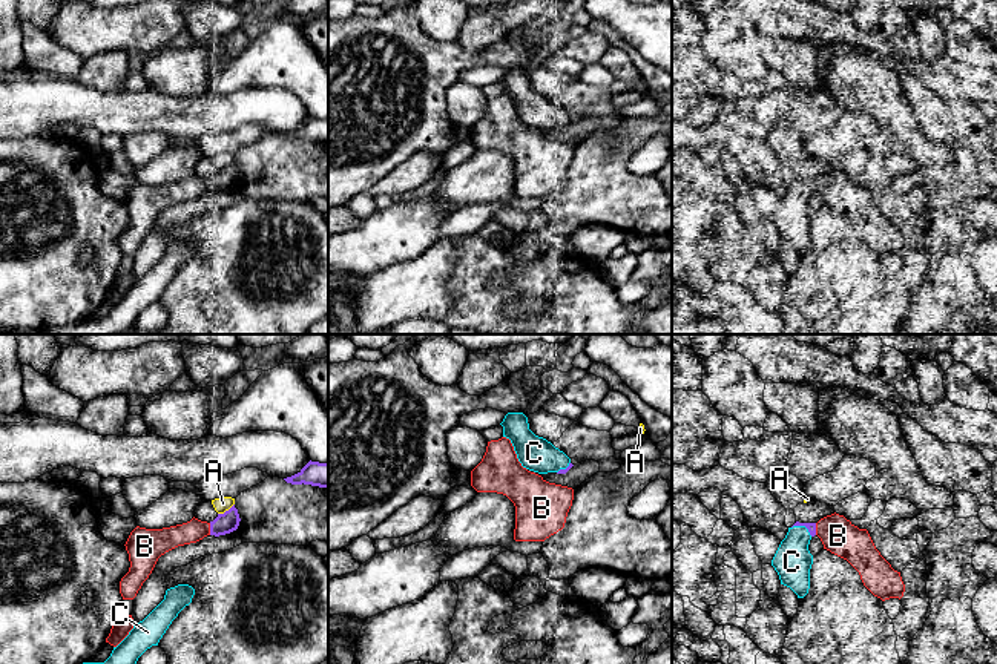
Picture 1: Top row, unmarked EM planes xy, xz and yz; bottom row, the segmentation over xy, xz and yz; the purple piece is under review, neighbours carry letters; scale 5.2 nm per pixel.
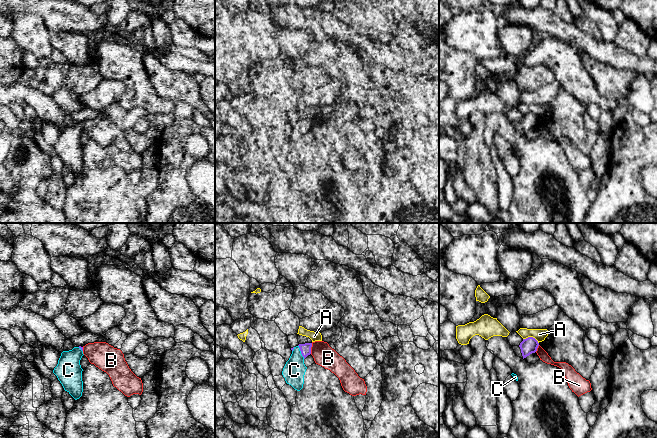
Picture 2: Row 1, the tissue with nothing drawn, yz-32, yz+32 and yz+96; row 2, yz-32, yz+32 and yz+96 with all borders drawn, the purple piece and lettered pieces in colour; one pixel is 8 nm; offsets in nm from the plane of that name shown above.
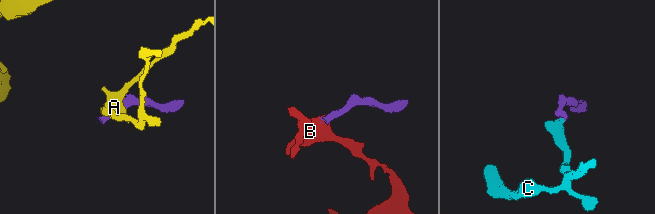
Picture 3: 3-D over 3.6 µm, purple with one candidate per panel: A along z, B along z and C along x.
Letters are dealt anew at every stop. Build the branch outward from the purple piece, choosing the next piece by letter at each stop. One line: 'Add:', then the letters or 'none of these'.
Add: C

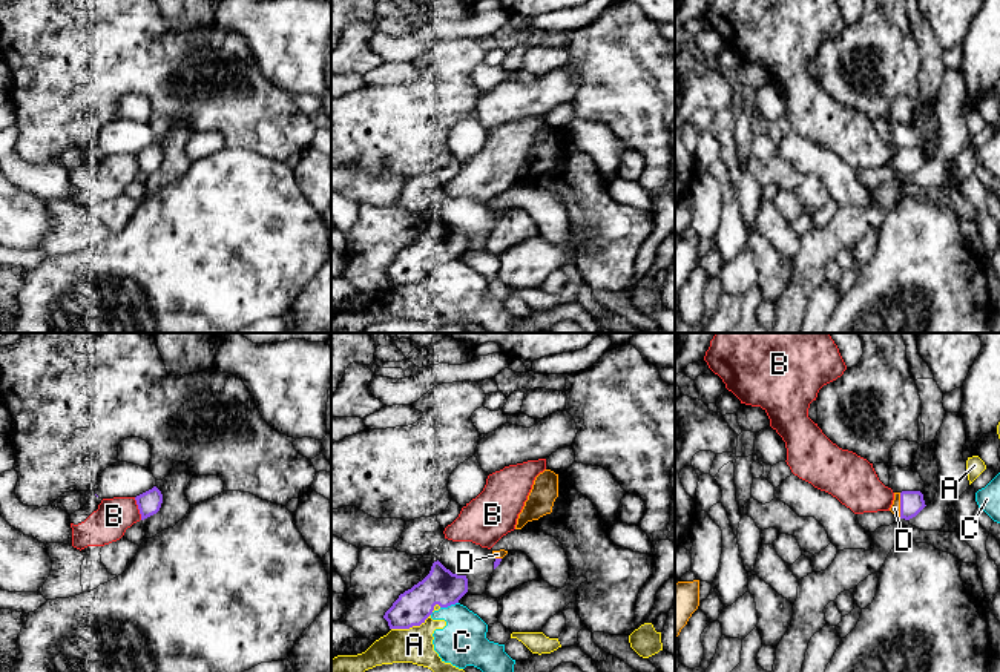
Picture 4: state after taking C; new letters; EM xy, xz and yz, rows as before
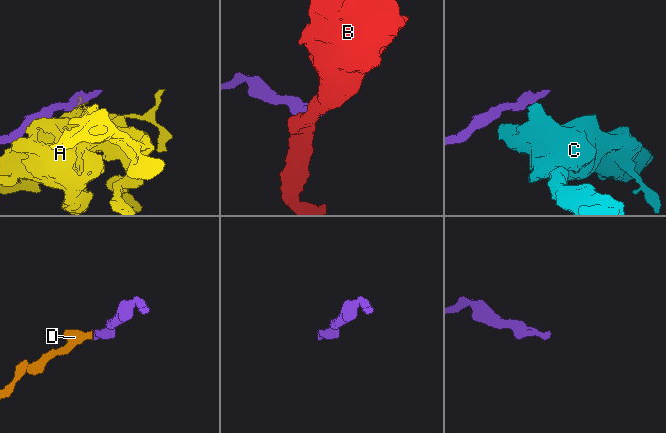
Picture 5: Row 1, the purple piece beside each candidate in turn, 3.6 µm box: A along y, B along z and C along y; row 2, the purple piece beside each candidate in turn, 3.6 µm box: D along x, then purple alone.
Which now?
Add: D

